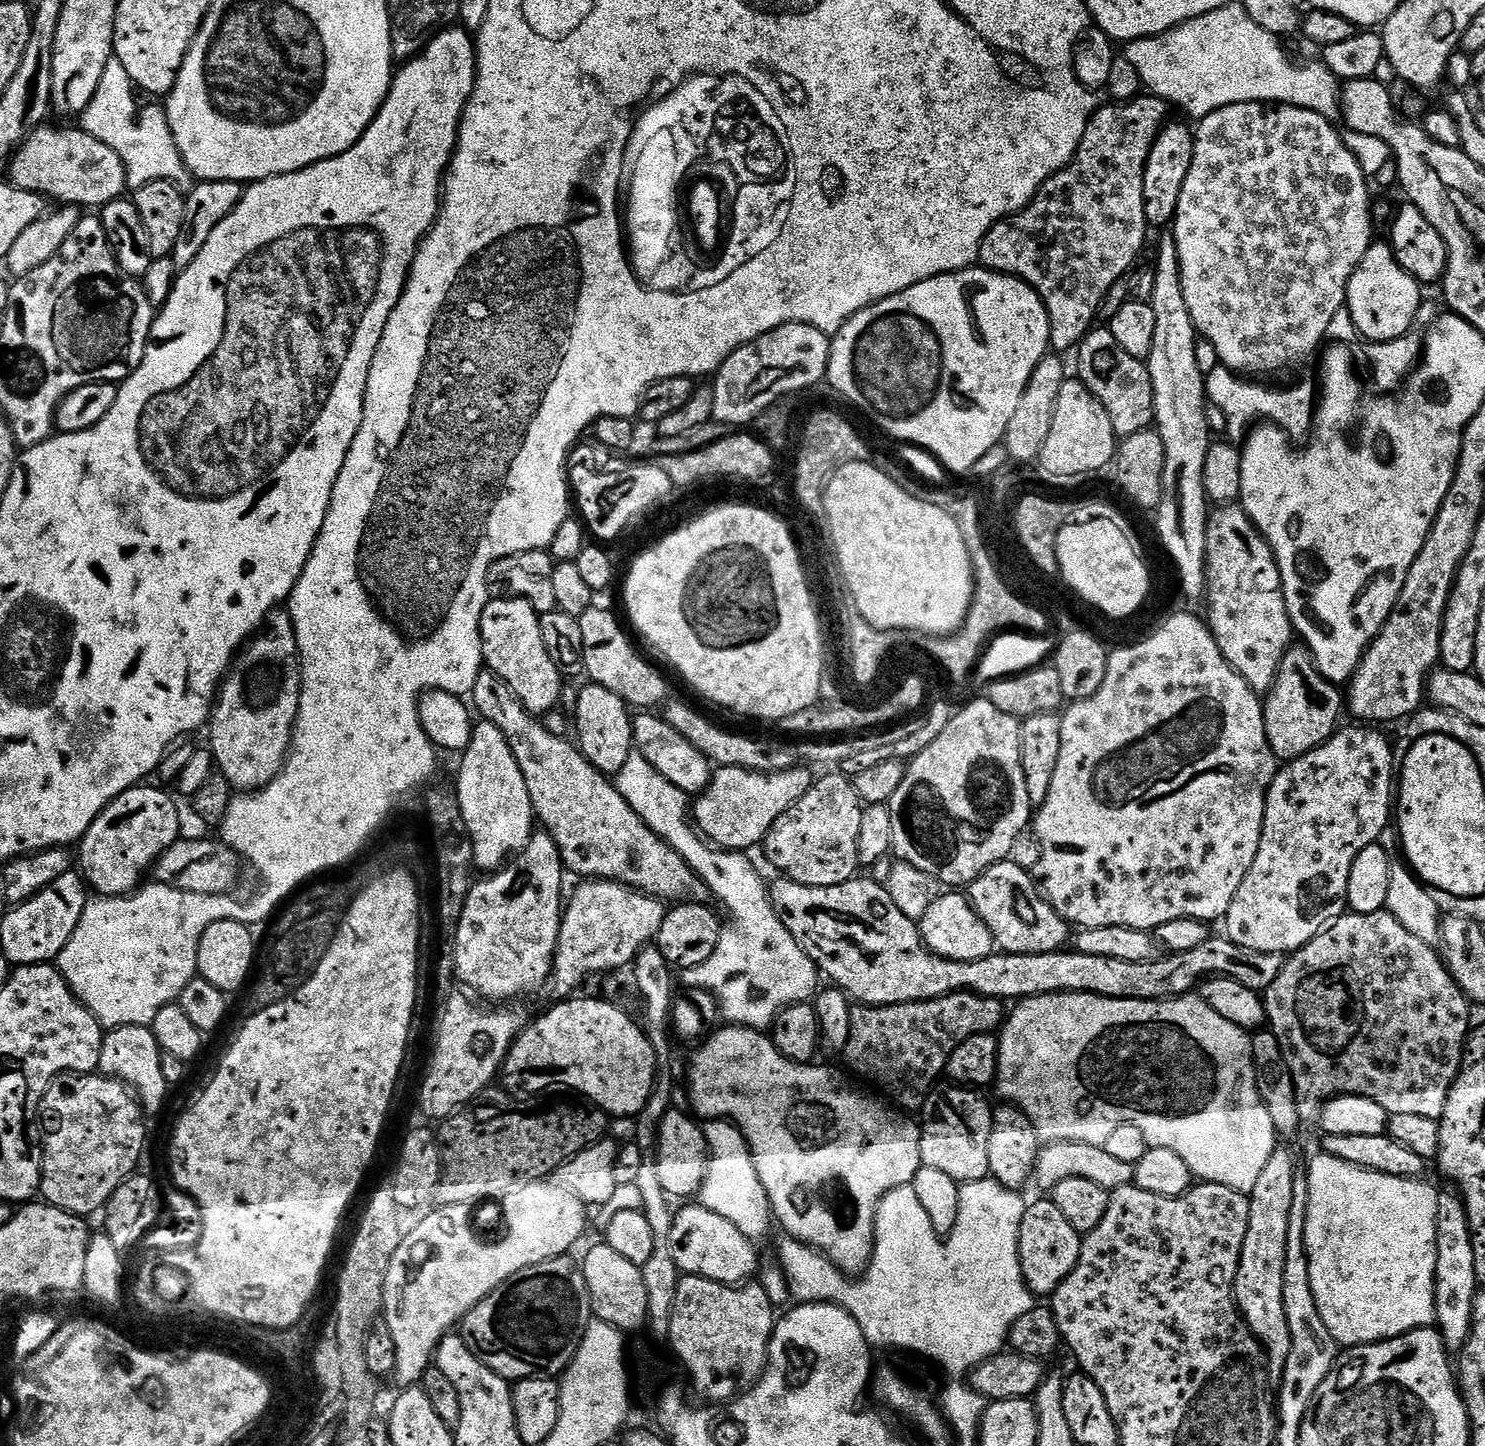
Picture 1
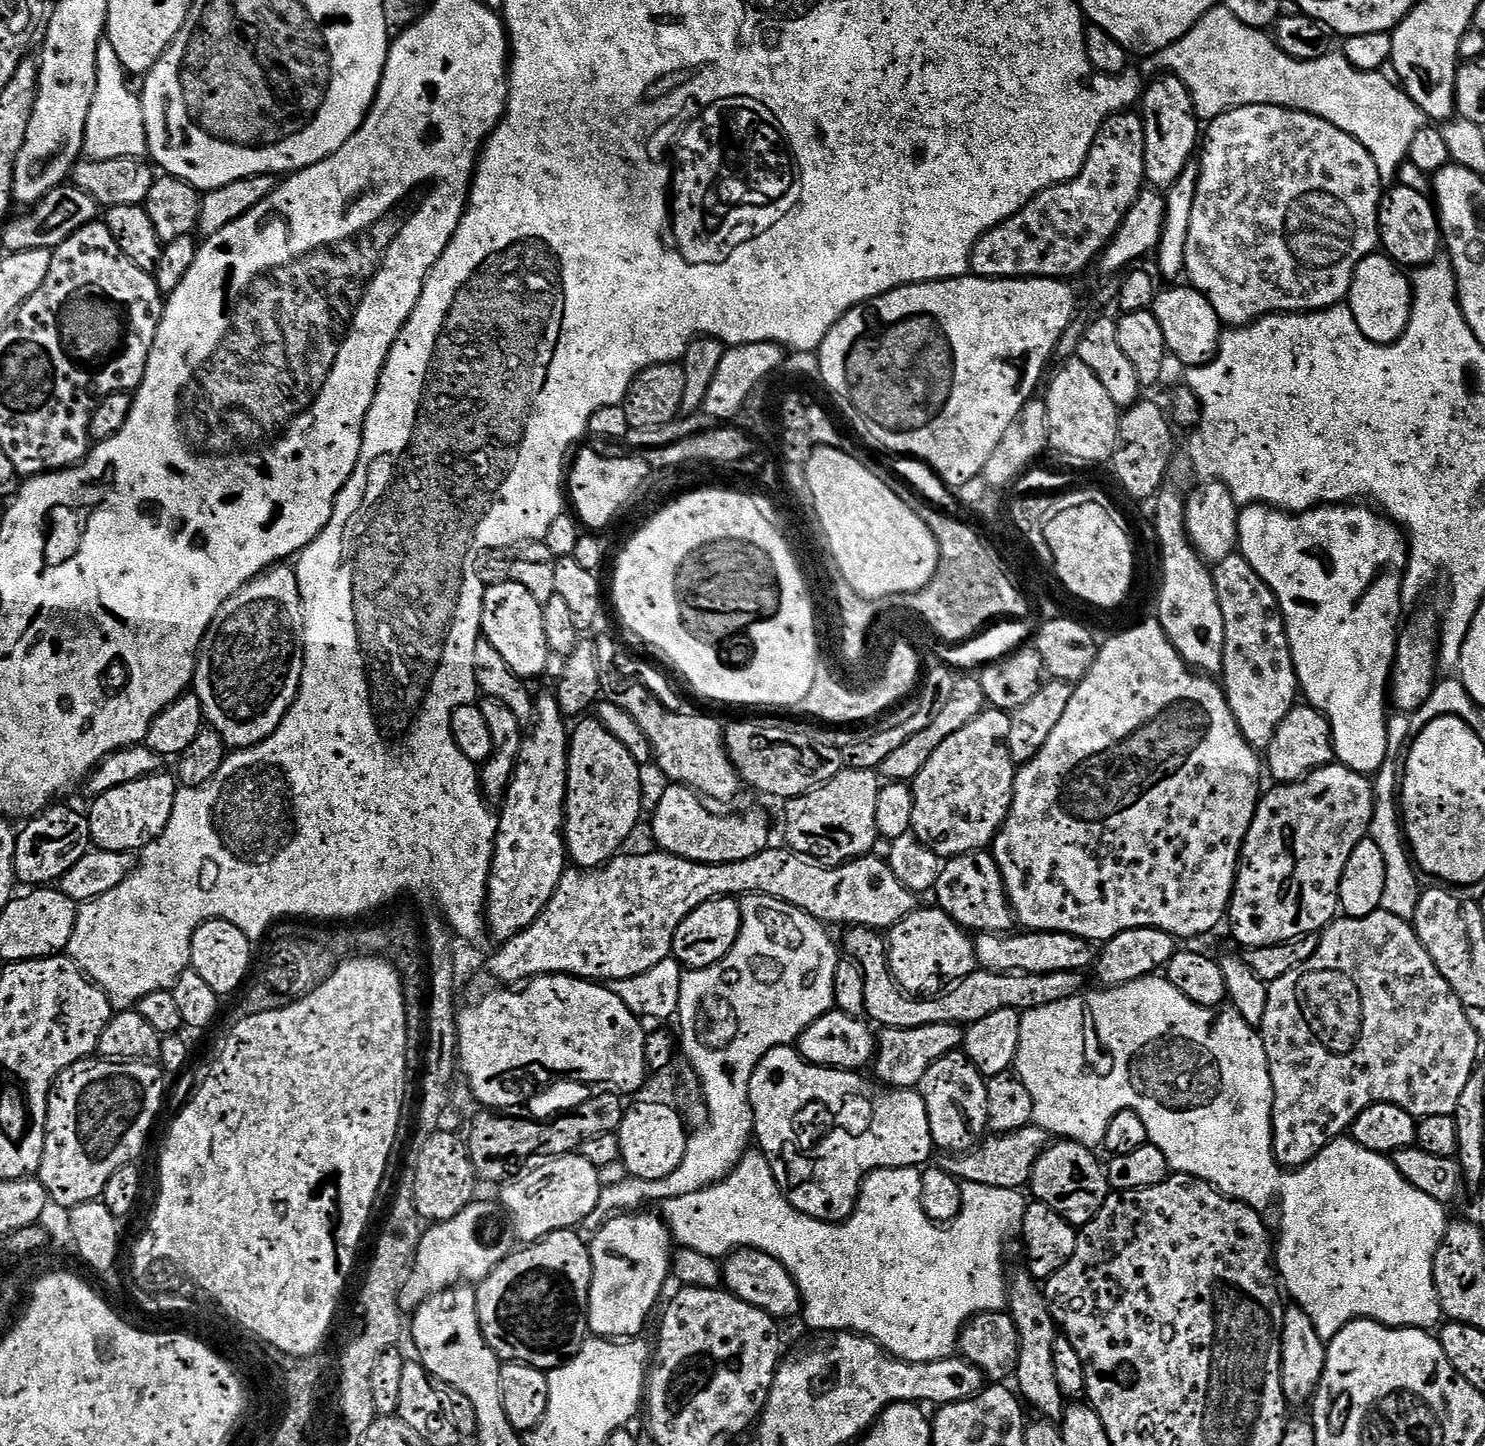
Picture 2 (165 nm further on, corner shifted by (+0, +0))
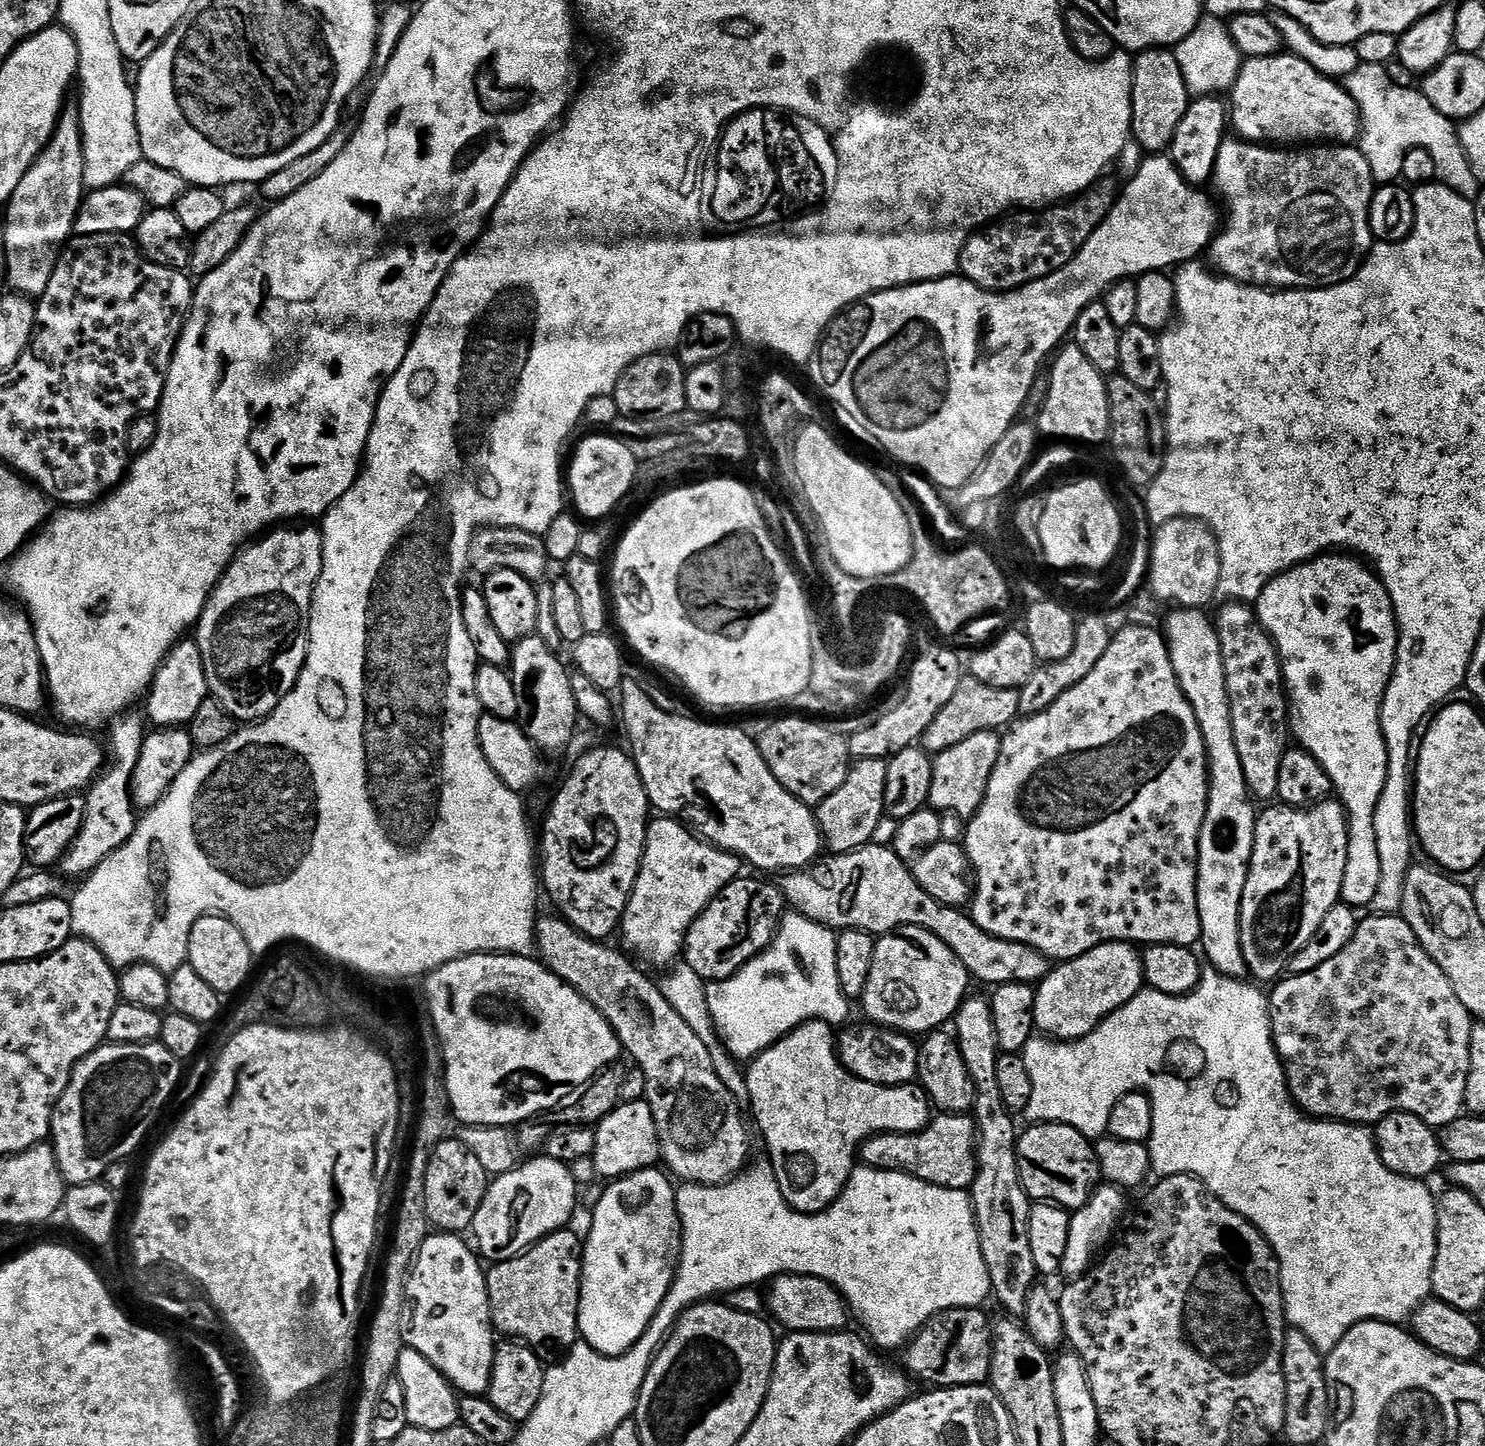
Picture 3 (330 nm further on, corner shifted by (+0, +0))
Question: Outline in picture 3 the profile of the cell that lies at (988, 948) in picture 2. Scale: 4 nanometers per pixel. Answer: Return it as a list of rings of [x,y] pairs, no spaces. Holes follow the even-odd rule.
[[[870,843],[855,852],[832,854],[827,858],[779,877],[779,890],[791,911],[801,912],[808,920],[833,930],[857,928],[877,938],[905,926],[930,930],[930,934],[942,938],[942,942],[954,950],[958,962],[966,966],[973,981],[981,980],[987,986],[1010,982],[1036,986],[1048,977],[1050,961],[1047,956],[1022,942],[994,938],[994,934],[986,934],[986,930],[979,928],[967,911],[930,898],[930,894],[918,886],[909,865],[891,847]]]

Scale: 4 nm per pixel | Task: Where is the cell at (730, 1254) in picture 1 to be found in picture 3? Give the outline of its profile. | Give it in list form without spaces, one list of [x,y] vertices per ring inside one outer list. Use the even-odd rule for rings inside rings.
[[[793,1272],[775,1276],[766,1288],[766,1308],[777,1325],[793,1332],[839,1332],[849,1327],[850,1309],[844,1295],[822,1278],[799,1276]]]

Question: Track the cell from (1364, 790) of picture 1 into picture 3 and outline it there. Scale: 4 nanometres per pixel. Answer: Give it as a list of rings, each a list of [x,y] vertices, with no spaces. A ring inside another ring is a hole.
[[[1336,798],[1307,808],[1265,808],[1256,818],[1254,850],[1240,903],[1240,941],[1249,973],[1257,981],[1276,982],[1285,975],[1289,958],[1314,938],[1326,913],[1341,903],[1348,813]]]

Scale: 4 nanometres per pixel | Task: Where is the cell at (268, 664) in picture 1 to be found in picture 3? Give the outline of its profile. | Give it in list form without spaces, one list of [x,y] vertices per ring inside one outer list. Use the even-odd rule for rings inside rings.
[[[280,526],[249,543],[224,571],[194,628],[211,699],[218,701],[237,722],[268,717],[294,690],[308,657],[308,615],[312,589],[320,577],[322,532],[319,527],[300,527],[304,526]]]

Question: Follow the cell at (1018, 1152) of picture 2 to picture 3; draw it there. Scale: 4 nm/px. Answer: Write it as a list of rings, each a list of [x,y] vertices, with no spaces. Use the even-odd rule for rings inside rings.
[[[945,1112],[933,1115],[921,1132],[883,1132],[881,1136],[872,1136],[861,1144],[858,1160],[870,1168],[905,1172],[934,1186],[968,1190],[976,1177],[977,1139],[976,1122],[971,1115]]]

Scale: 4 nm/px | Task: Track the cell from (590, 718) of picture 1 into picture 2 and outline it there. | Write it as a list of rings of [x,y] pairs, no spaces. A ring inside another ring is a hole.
[[[584,718],[577,724],[580,725],[577,728],[575,725],[571,729],[570,739],[568,741],[568,797],[564,803],[564,842],[566,845],[566,856],[577,868],[598,868],[601,864],[608,863],[613,856],[617,855],[623,849],[620,847],[631,838],[632,831],[635,830],[636,823],[640,820],[640,811],[644,808],[644,784],[640,781],[642,768],[641,765],[636,764],[629,750],[626,750],[626,746],[618,741],[617,738],[614,738],[614,735],[610,734],[610,730],[606,730],[606,726],[602,726],[599,720],[595,718]]]

